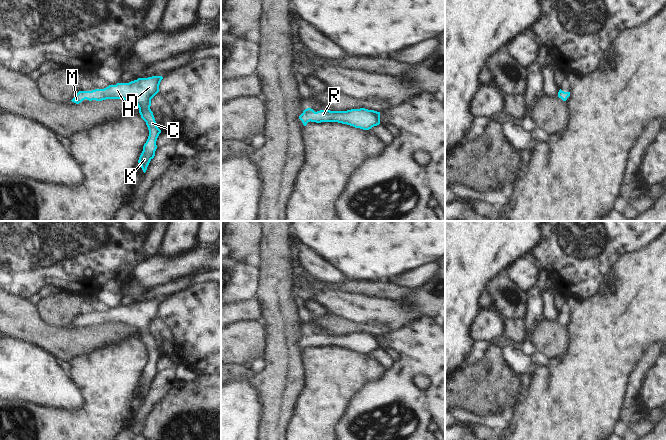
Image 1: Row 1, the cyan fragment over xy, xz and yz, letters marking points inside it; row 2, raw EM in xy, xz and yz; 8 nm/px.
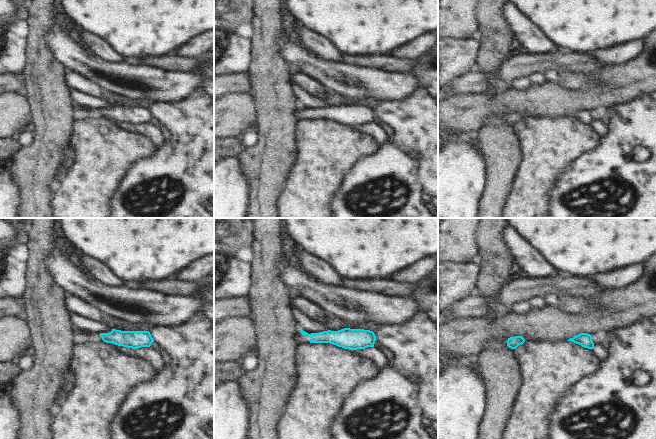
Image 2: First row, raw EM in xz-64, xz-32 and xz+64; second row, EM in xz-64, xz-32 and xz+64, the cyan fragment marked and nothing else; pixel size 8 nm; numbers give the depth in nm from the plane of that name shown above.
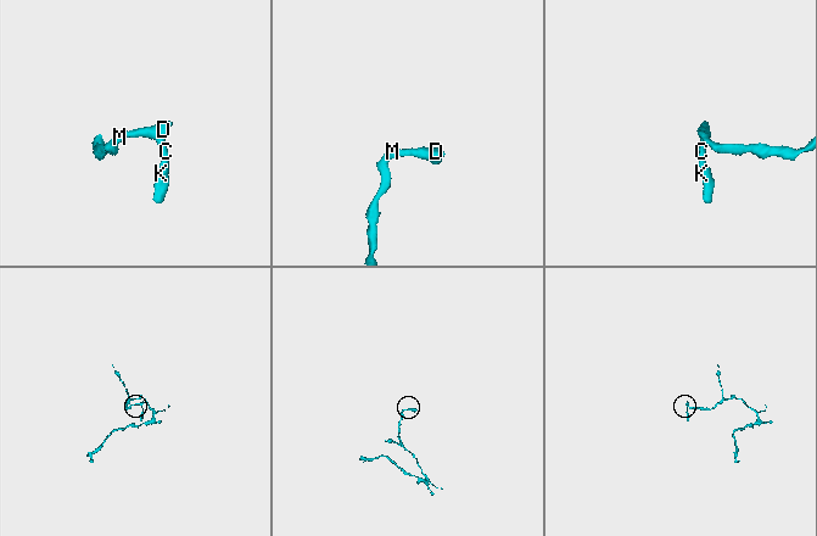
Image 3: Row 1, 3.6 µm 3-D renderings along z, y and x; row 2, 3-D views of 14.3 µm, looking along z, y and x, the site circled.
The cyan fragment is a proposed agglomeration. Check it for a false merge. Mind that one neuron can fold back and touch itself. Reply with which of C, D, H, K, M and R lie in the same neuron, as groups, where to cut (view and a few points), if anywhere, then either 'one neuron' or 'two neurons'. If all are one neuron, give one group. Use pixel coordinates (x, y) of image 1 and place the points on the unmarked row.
C D H K M R; no cut; one neuron

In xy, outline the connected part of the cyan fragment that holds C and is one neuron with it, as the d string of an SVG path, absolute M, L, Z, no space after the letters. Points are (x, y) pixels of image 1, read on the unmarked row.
M152 300L148 302L138 302L129 307L117 307L109 309L104 313L95 313L92 315L79 315L72 326L79 328L83 324L102 325L106 323L124 323L136 327L139 332L141 342L146 346L149 354L149 360L143 370L143 375L139 381L138 387L145 397L150 385L155 380L157 373L156 365L161 357L157 351L153 336L150 333L151 323L159 316L159 309L162 300Z

